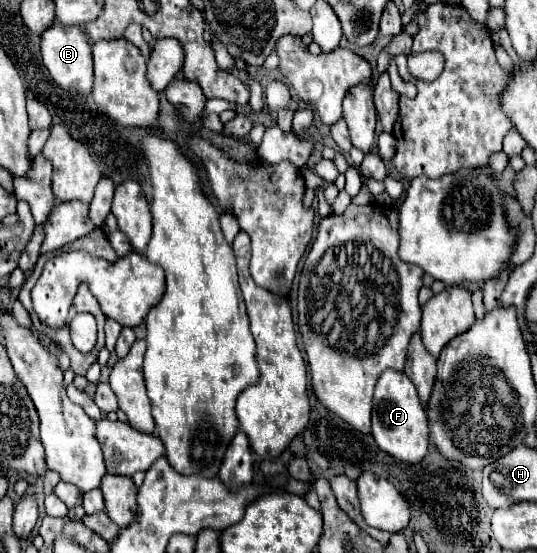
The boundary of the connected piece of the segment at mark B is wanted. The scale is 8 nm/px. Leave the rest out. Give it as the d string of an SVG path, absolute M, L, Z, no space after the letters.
M54 23L42 35L42 61L48 69L50 77L62 87L72 93L90 95L94 87L94 69L92 69L92 53L86 33L80 27L68 27L62 23Z

